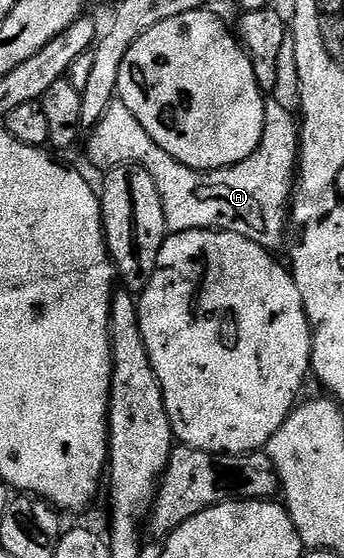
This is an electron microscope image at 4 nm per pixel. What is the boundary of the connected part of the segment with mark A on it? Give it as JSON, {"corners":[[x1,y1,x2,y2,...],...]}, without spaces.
{"corners":[[115,99,104,115,89,130,90,142,86,145,86,157,101,171,109,171,118,165,139,165,156,183,156,191,160,191,160,199,164,207,164,219,166,228,170,233,183,233,193,229,223,229,236,235,244,235,244,239,252,239,260,247,271,251,278,251,278,248,285,246,288,241,288,218,296,184,298,172,298,151,300,148,300,121,297,116,290,114,286,105,281,105,273,99,266,102,266,122,264,123,264,135,260,139,260,147,235,165,229,165,226,169,211,169,203,171,184,167,168,151,161,149,140,127,140,119,124,107,124,103]]}

